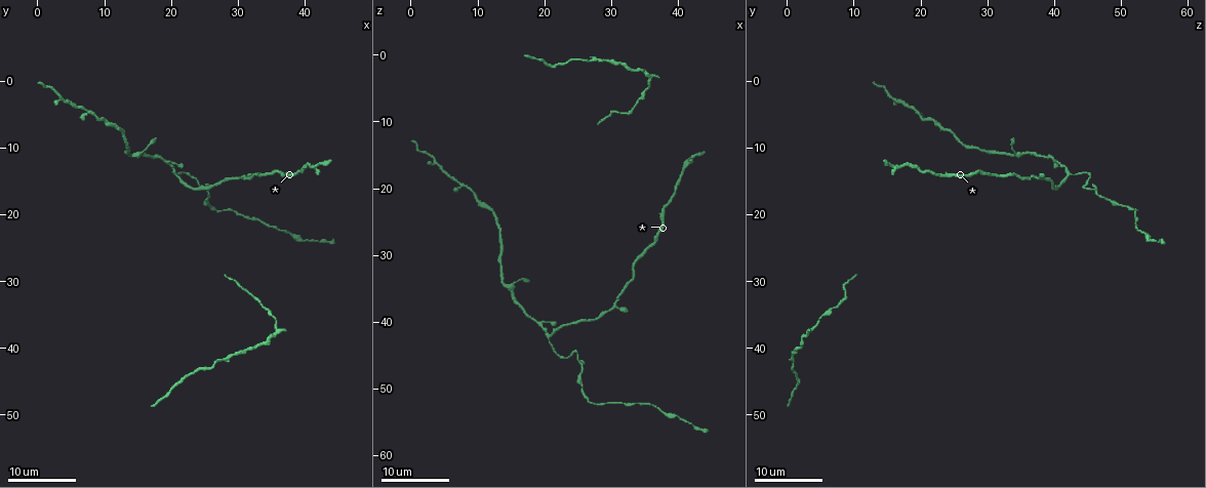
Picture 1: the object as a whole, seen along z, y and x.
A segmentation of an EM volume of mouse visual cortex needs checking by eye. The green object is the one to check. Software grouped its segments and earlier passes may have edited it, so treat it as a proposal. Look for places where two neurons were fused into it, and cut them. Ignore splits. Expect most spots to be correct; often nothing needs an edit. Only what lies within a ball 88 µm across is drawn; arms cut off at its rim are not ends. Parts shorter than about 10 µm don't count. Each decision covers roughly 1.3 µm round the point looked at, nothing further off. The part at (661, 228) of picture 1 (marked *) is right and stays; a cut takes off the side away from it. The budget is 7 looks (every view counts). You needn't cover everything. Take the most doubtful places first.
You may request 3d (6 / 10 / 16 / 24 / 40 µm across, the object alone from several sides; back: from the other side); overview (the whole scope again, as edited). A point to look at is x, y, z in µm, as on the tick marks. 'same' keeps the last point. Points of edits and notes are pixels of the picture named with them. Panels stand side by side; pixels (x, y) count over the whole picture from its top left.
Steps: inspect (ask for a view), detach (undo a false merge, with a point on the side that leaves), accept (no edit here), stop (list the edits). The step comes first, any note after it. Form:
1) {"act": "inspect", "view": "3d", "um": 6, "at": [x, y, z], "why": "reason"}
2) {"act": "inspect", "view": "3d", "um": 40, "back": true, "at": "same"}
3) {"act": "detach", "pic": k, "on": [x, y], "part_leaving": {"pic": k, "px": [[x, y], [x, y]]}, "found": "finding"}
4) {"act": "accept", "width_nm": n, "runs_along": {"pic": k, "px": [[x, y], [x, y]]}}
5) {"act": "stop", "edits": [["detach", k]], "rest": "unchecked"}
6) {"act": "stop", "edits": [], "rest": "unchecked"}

{"act": "inspect", "view": "3d", "um": 24, "at": [20.5, 13.5, 42.5], "why": "small branch off a trunk"}

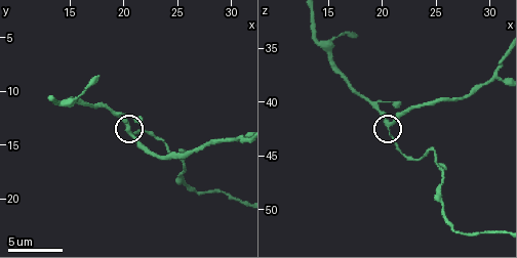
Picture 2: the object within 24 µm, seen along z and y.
{"act": "inspect", "view": "3d", "um": 6, "at": [20.4, 14.0, 42.2]}

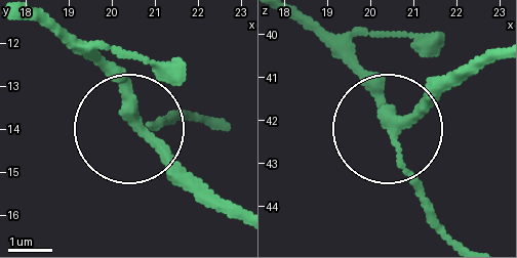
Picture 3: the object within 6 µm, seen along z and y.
{"act": "accept", "runs_along": {"pic": 3, "px": [[490, 53], [446, 75], [394, 130], [405, 174], [456, 241]]}, "found": "one neuron here"}

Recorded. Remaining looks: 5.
{"act": "inspect", "view": "3d", "um": 24, "at": [25.0, 16.5, 45.5], "why": "a narrow waist"}

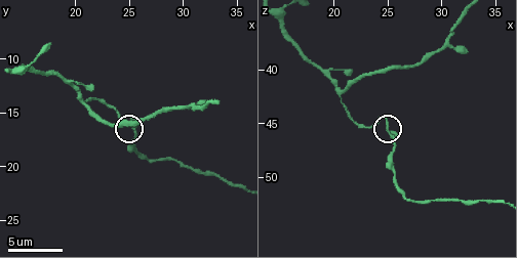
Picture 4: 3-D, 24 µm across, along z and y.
{"act": "inspect", "view": "3d", "um": 6, "at": "same"}

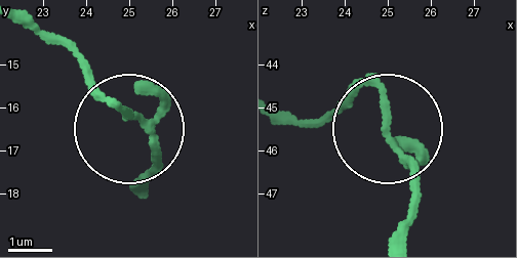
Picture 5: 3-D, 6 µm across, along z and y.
{"act": "accept", "arms": 3, "runs_along": {"pic": 5, "px": [[23, 18], [144, 129], [155, 169]]}, "found": "continuous, no second neuron"}

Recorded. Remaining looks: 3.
{"act": "inspect", "view": "3d", "um": 24, "at": [8.0, 5.0, 19.5], "why": "sudden change in width"}

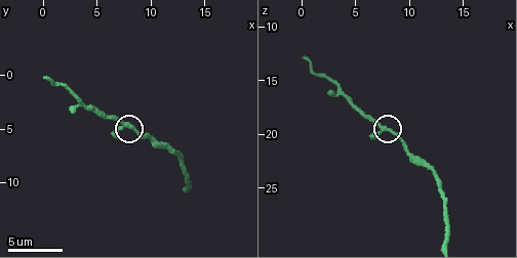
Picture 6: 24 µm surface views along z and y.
{"act": "inspect", "view": "3d", "um": 6, "at": [8.0, 4.8, 19.6]}

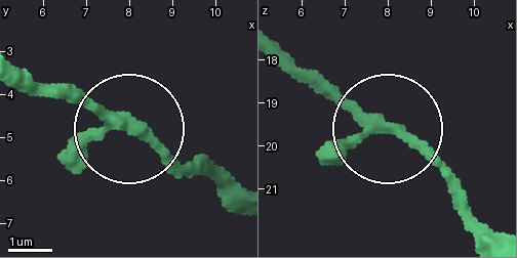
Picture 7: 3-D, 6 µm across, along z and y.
{"act": "accept", "width_nm": 220, "runs_along": {"pic": 7, "px": [[494, 232], [406, 144], [362, 130], [311, 82]]}, "found": "all the same neuron"}

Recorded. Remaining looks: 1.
{"act": "stop", "edits": [], "rest": "unchecked"}

